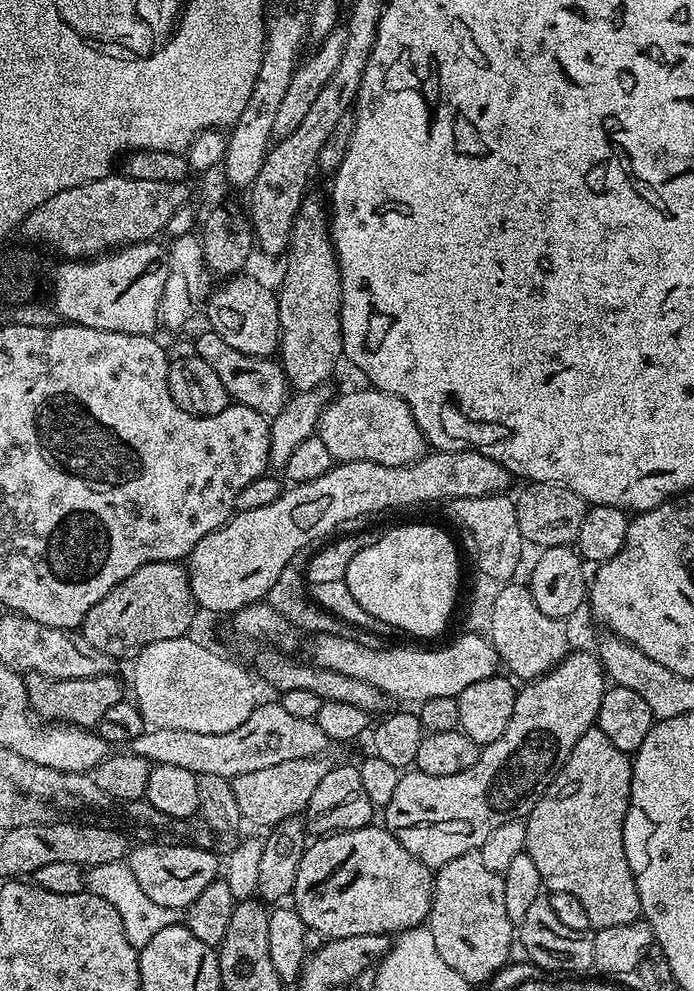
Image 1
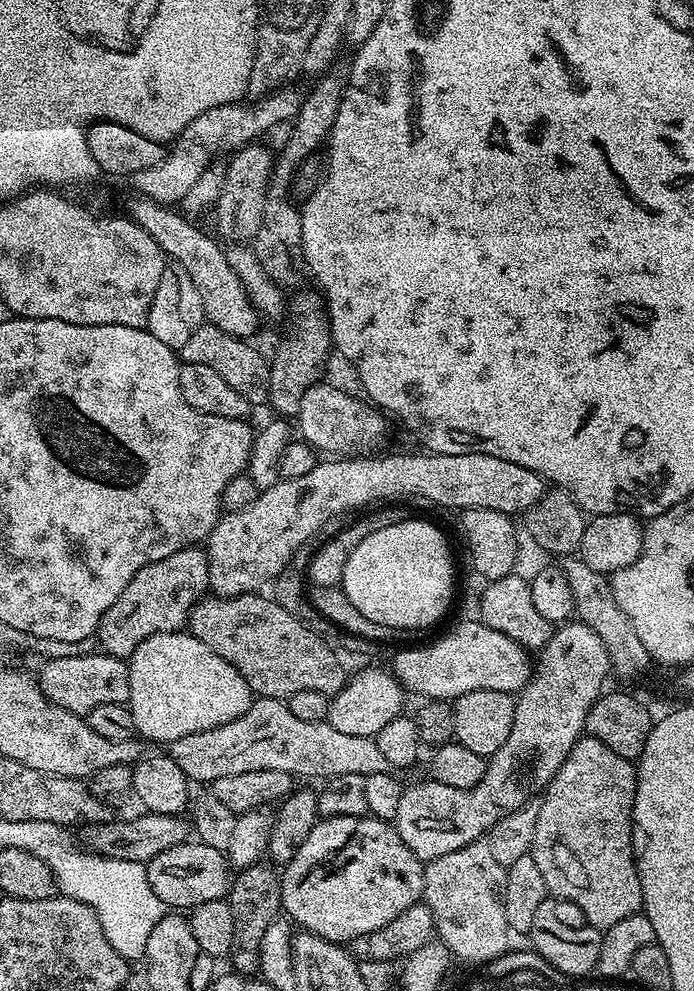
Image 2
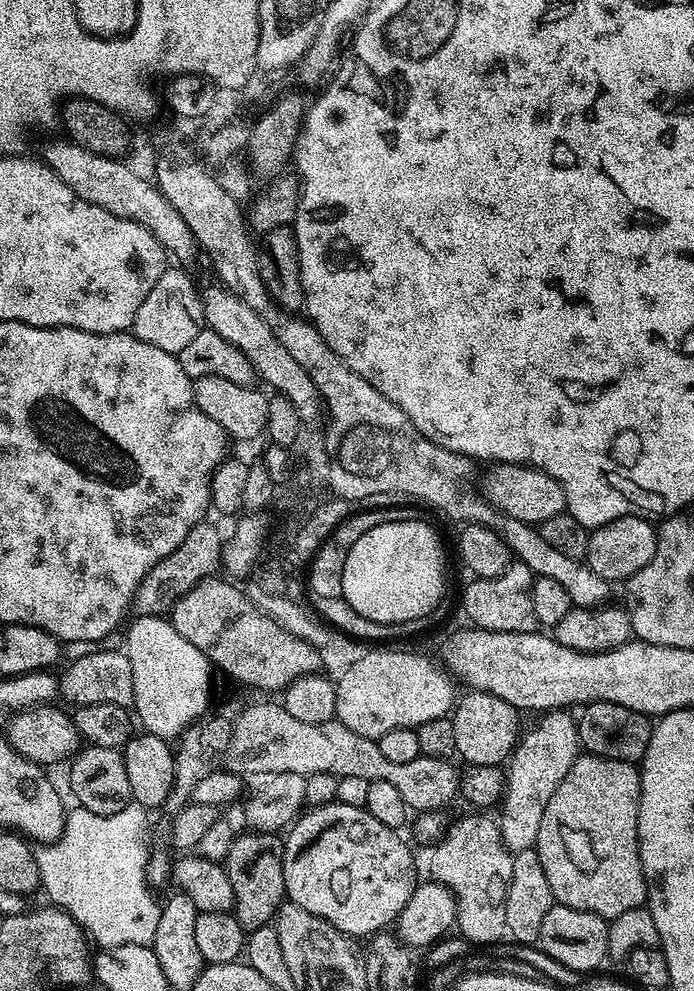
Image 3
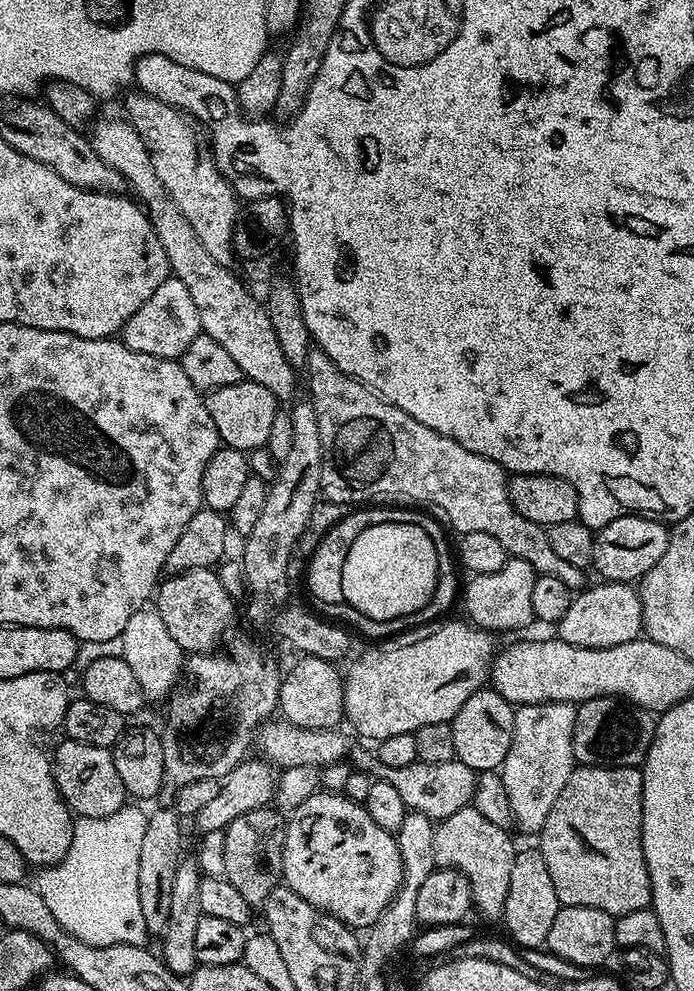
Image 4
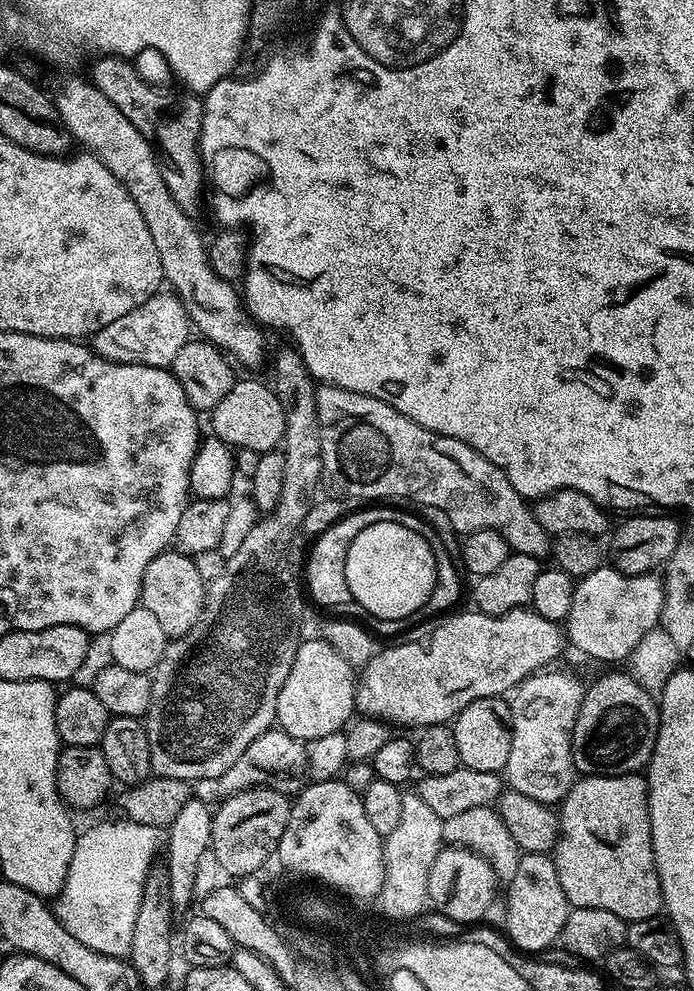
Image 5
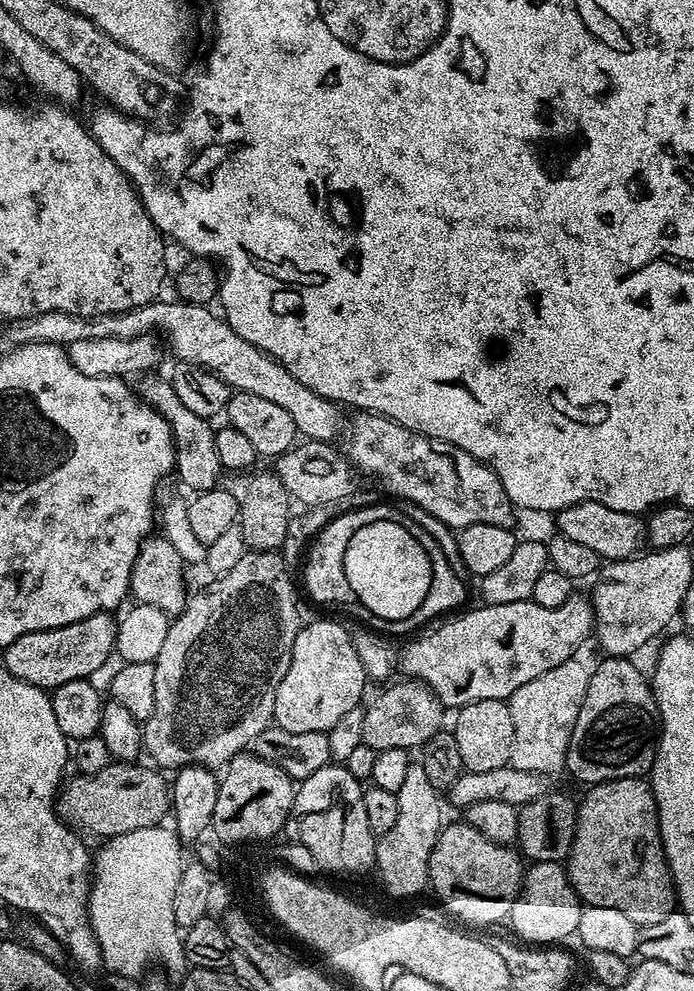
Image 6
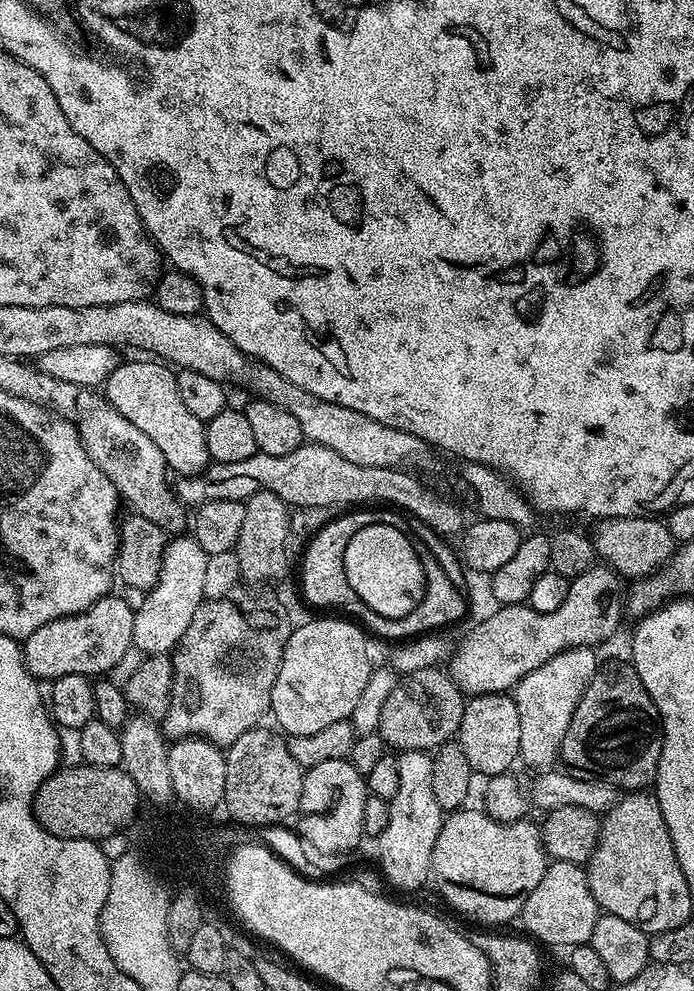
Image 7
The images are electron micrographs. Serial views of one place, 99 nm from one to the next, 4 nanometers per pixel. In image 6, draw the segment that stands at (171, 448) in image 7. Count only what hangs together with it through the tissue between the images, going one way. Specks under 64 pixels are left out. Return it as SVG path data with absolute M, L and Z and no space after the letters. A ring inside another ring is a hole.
M148 374L143 377L144 380L138 384L140 396L155 412L160 412L168 417L168 424L172 428L172 437L176 442L176 467L175 475L180 475L180 480L189 488L189 493L195 494L205 492L211 488L217 487L221 483L220 475L222 469L218 462L218 450L214 446L216 433L213 425L205 417L194 414L194 410L186 410L174 390L171 379L156 374Z

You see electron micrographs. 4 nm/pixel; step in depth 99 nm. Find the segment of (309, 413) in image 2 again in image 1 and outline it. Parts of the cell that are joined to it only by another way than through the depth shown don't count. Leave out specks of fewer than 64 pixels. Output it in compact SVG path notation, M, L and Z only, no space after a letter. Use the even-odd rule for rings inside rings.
M365 387L365 392L348 392L345 396L337 395L324 407L320 415L318 435L326 442L333 461L361 460L362 462L378 462L382 466L406 466L419 460L426 452L426 441L422 430L416 425L414 414L394 394L379 392L377 388Z

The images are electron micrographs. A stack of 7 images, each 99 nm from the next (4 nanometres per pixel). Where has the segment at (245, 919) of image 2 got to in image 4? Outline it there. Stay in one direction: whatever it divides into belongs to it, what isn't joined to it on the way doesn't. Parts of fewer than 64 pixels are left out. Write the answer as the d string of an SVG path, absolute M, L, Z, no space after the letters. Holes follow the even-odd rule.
M275 807L255 808L230 822L224 829L224 876L246 898L250 906L263 905L264 899L281 883L284 867L284 828Z

